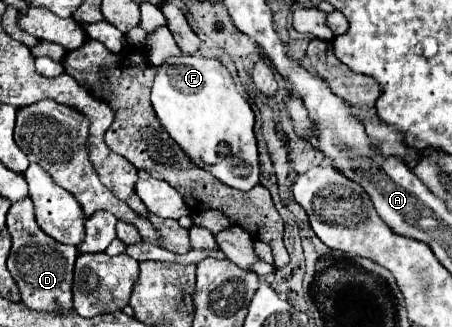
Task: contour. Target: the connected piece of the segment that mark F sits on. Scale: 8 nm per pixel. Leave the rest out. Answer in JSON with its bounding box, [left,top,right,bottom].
[152,55,260,191]

